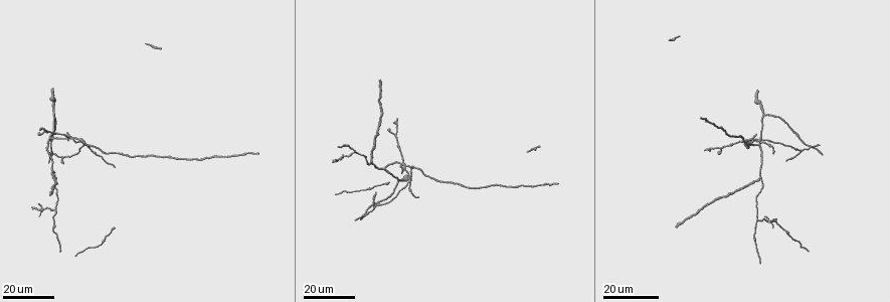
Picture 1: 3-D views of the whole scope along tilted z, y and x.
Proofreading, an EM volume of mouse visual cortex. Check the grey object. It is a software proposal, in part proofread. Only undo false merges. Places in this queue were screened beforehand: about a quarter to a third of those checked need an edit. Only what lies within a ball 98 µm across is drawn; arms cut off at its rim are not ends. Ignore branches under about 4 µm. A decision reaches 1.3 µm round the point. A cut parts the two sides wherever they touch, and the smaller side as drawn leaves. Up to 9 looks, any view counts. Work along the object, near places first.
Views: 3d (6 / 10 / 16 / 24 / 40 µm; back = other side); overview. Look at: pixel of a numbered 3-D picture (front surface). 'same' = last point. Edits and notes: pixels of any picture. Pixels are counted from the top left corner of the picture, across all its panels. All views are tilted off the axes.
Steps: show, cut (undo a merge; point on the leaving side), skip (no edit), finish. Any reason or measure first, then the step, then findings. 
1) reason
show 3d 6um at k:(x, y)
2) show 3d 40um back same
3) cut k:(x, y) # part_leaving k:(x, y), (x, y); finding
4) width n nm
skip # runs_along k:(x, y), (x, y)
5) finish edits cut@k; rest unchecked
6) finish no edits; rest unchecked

four arms meet
show 3d 24um at 1:(70, 135)

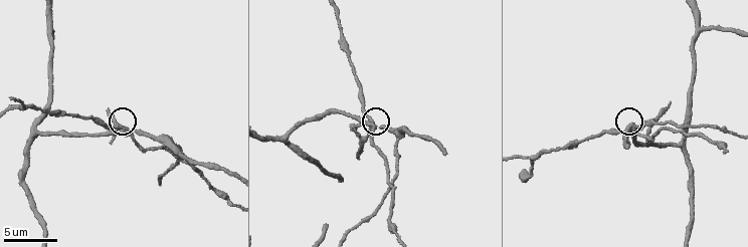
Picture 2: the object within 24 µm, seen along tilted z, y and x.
show 3d 10um at 2:(125, 132)

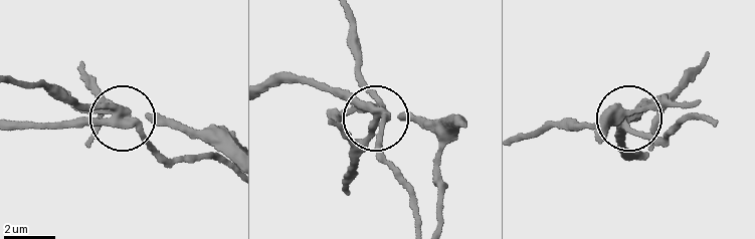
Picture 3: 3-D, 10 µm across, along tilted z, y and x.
width 320 nm
cut 3:(348, 133) # part_leaving 3:(379, 115), (382, 151), (406, 192), (415, 224); two neurons meet here

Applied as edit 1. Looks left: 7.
show overview

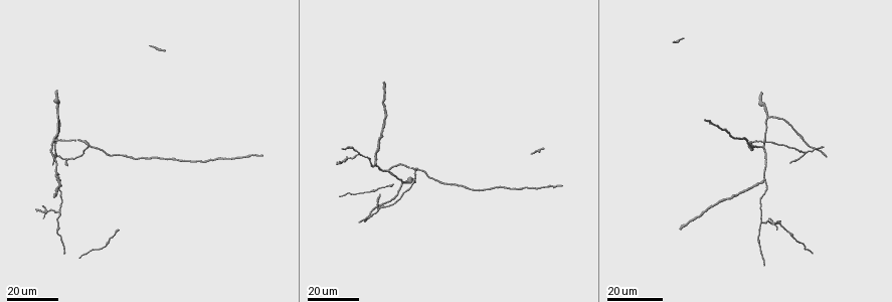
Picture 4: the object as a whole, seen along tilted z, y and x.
three arms meet
show 3d 24um at 4:(67, 159)

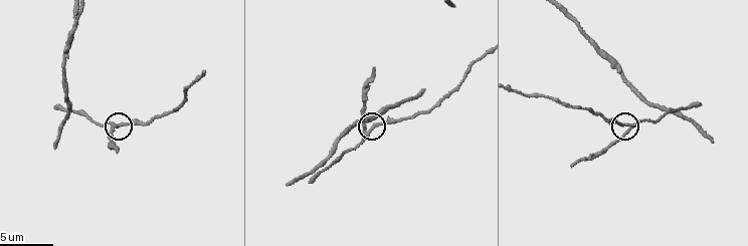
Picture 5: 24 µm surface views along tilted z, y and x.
show 3d 6um at 5:(627, 127)

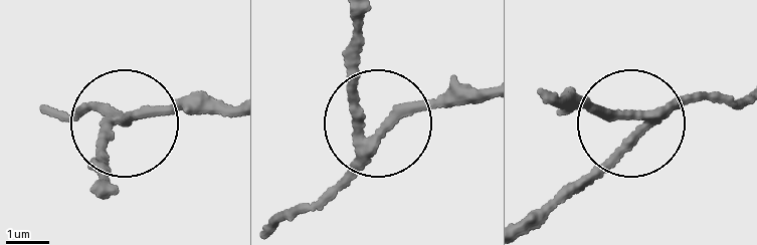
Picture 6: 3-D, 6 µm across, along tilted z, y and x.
width 210 nm
cut 6:(99, 150) # part_leaving 6:(111, 116), (90, 161), (98, 178); two neurons meet here

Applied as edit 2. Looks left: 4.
show overview

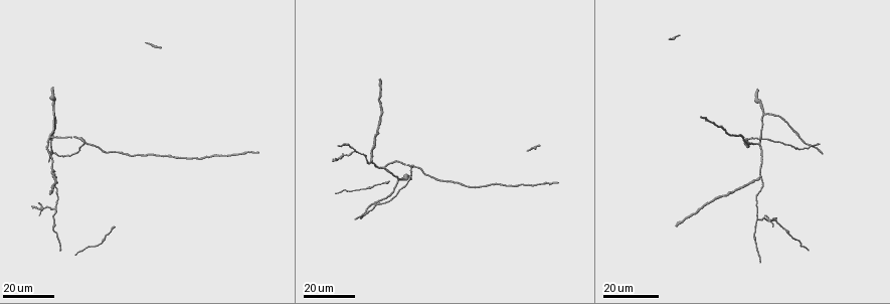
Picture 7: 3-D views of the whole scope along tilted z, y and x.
sudden change in width
show 3d 24um at 7:(756, 241)

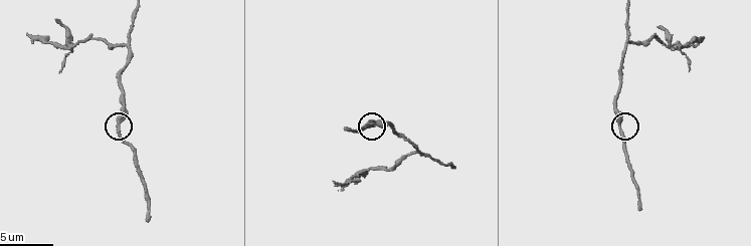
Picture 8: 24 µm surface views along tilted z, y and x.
closer look
show 3d 6um at 8:(620, 129)

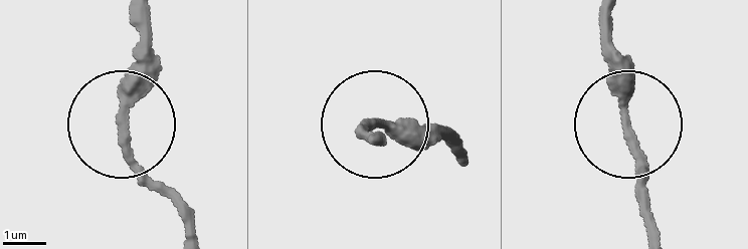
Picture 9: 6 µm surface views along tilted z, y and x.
skip # runs_along 9:(136, 21), (122, 142), (186, 229); continuous, no second neuron

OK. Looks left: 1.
branch point
show 3d 10um at 8:(629, 43)

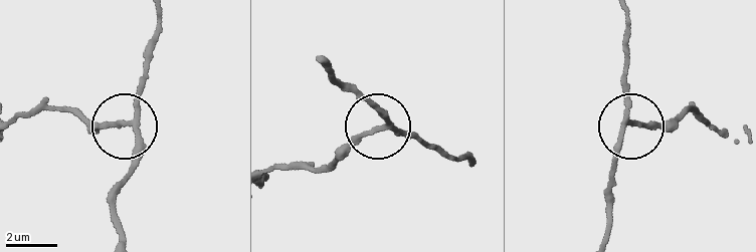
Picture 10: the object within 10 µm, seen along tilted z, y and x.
arms 3
cut 10:(99, 129) # part_leaving 10:(126, 124), (92, 128), (59, 109), (16, 115); two neurons meet here

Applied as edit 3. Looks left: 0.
finish edits cut@3, cut@6, cut@10; rest unchecked

